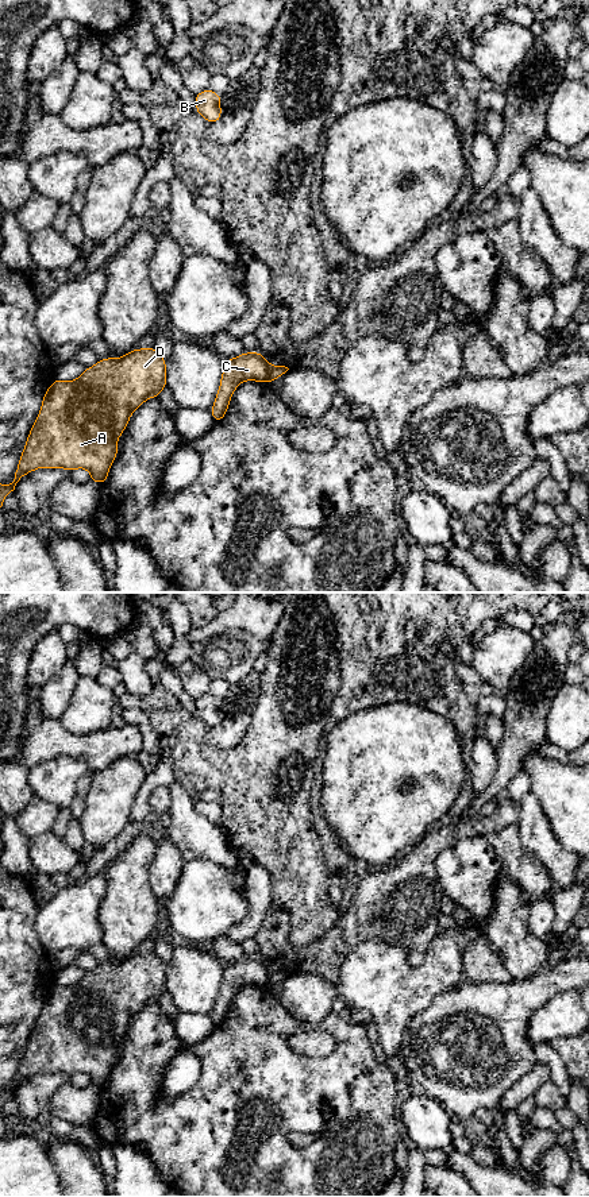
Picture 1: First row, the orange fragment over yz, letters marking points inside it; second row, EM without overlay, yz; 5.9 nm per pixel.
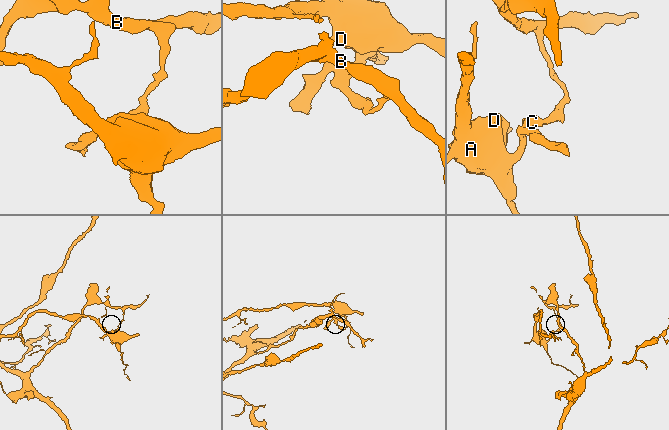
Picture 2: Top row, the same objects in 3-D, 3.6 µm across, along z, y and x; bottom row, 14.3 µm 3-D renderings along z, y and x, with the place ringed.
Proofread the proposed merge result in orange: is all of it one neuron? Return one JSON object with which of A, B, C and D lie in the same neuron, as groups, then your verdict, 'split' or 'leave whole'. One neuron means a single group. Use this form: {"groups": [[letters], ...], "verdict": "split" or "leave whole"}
{"groups": [["A", "C", "D"], ["B"]], "verdict": "split"}

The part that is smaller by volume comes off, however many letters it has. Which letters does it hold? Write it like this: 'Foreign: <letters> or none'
Foreign: A, C, D

